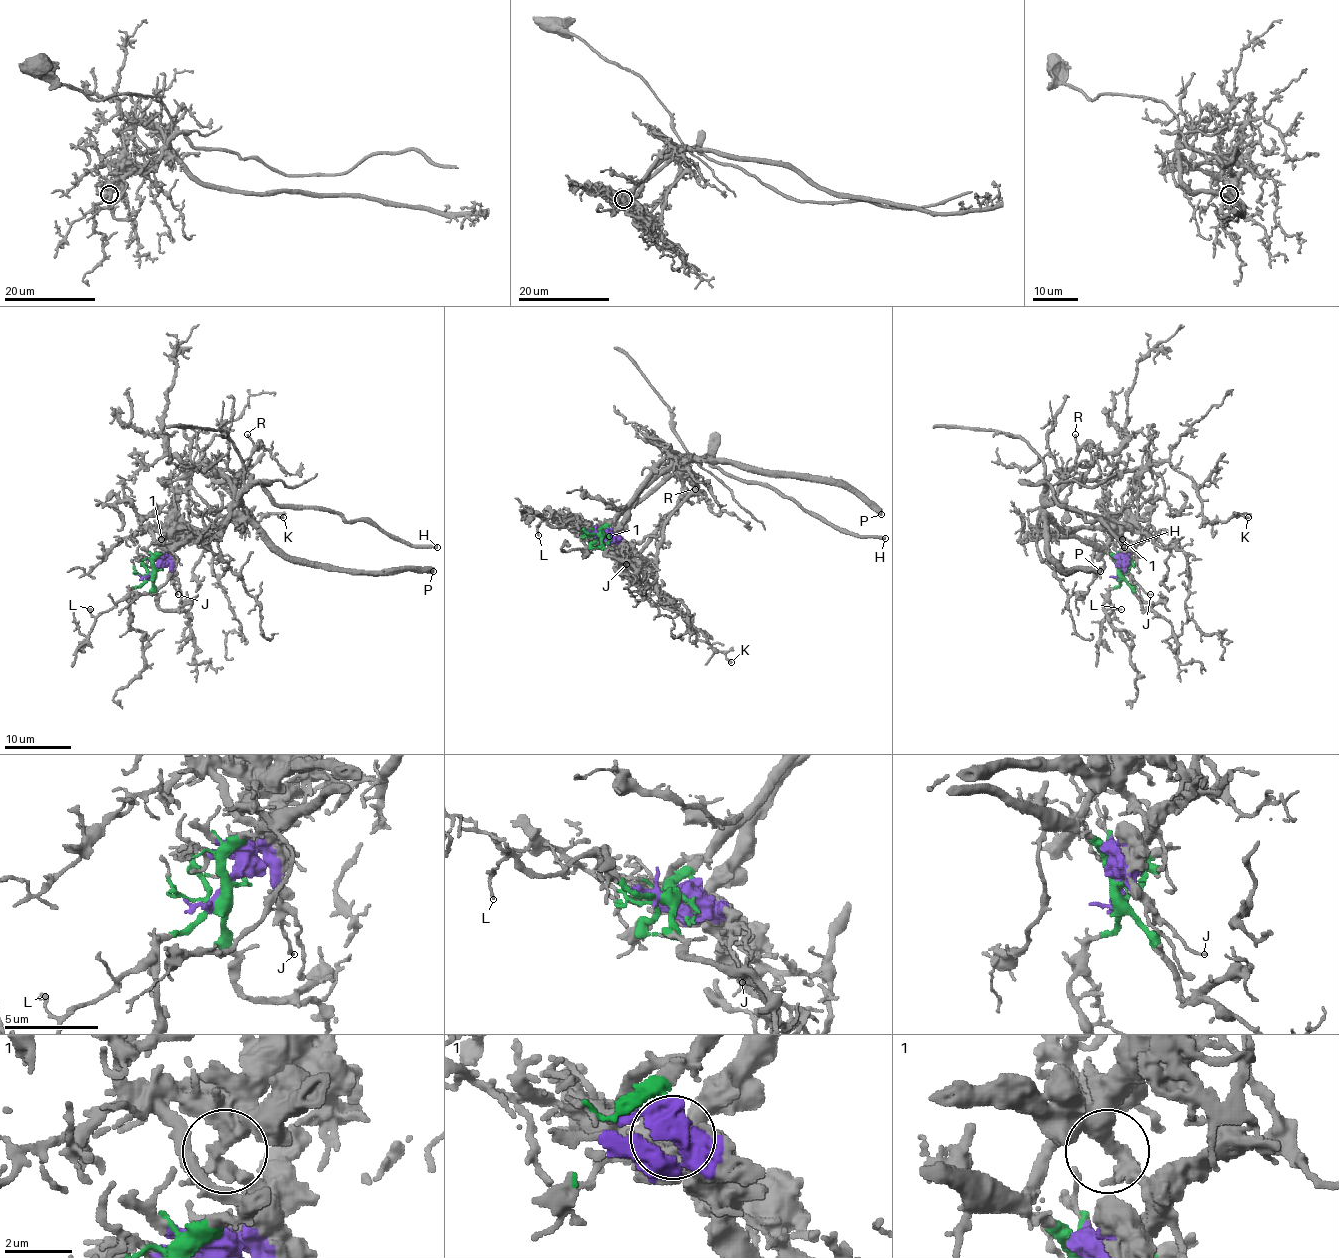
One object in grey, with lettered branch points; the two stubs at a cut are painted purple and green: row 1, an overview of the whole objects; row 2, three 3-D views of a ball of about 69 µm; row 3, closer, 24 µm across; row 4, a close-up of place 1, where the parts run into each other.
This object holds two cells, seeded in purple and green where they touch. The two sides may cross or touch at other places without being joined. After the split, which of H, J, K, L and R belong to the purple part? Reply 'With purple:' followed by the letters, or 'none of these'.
With purple: J

